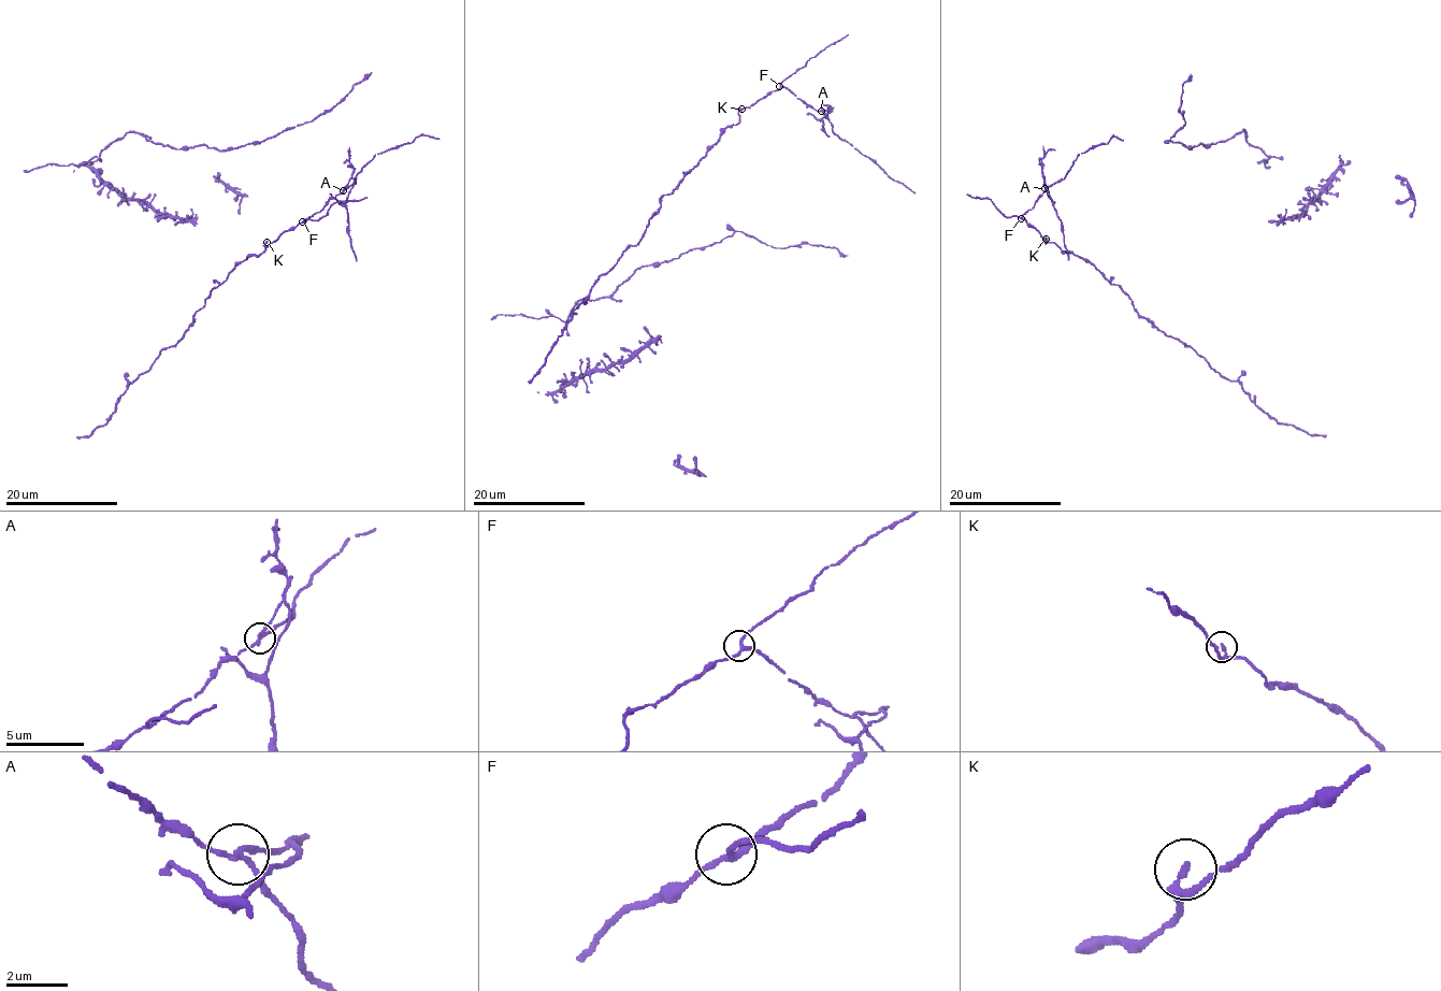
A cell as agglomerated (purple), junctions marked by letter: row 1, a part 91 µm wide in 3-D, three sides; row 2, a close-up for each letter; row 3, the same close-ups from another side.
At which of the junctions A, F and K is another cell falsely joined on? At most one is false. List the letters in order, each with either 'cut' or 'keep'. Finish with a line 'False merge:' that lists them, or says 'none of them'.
A: cut
F: keep
K: keep
False merge: A

